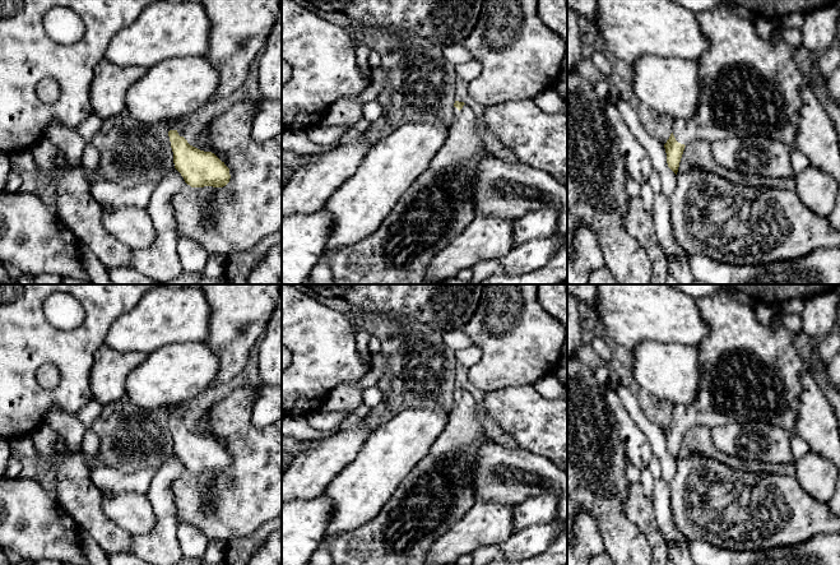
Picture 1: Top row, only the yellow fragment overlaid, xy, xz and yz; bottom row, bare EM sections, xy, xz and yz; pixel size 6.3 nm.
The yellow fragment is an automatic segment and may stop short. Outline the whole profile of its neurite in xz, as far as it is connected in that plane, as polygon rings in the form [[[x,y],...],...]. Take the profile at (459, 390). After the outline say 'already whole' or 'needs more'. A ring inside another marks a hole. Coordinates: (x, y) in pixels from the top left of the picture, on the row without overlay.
[[[455,386],[454,402],[440,436],[377,515],[354,531],[329,539],[329,565],[427,565],[432,543],[475,504],[472,481],[477,449],[481,444],[497,441],[487,434],[482,407],[468,390]]] | needs more

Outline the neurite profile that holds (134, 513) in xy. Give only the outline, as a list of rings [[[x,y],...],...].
[[[124,492],[102,496],[105,515],[131,534],[149,534],[157,523],[153,506],[147,494]]]

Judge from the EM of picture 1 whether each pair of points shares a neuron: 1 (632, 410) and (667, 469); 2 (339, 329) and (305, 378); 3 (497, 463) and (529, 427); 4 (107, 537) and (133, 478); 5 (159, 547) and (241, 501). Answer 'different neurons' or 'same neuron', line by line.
1: same neuron
2: same neuron
3: different neurons
4: different neurons
5: different neurons

